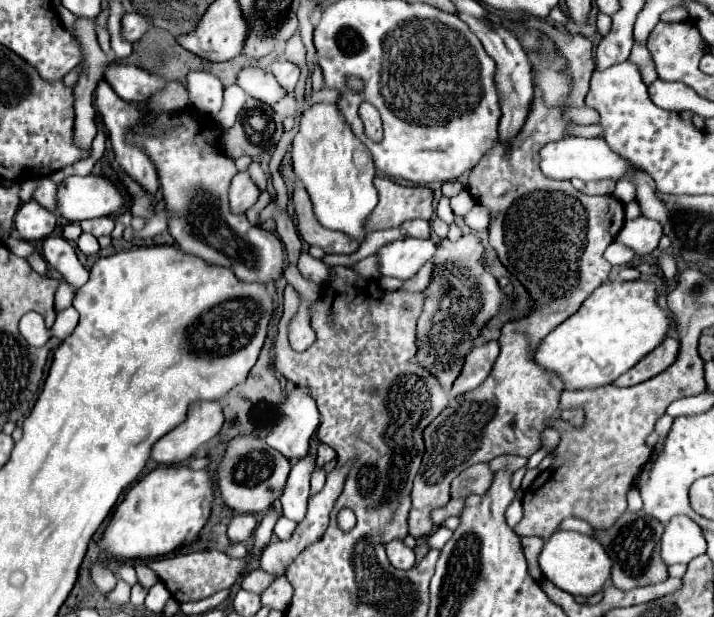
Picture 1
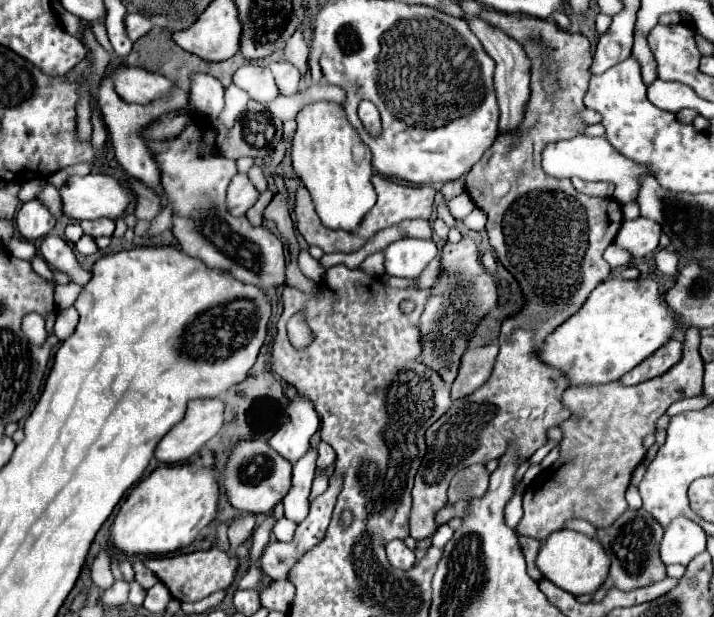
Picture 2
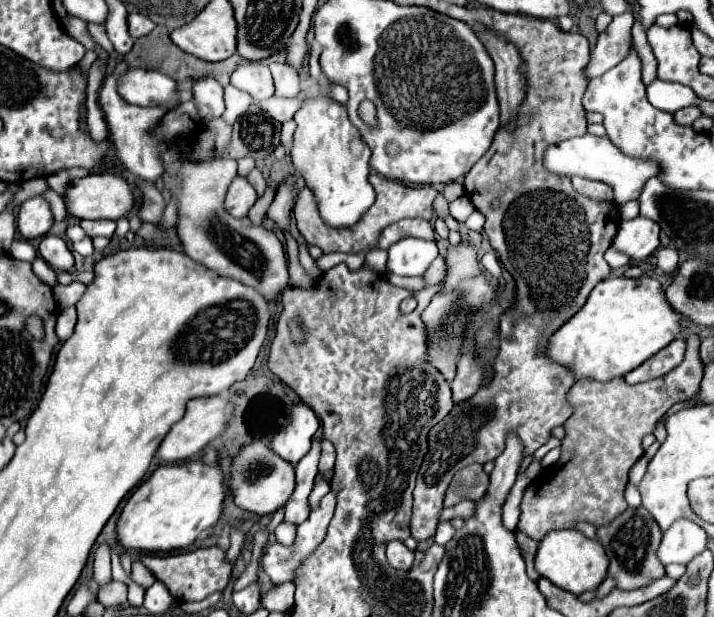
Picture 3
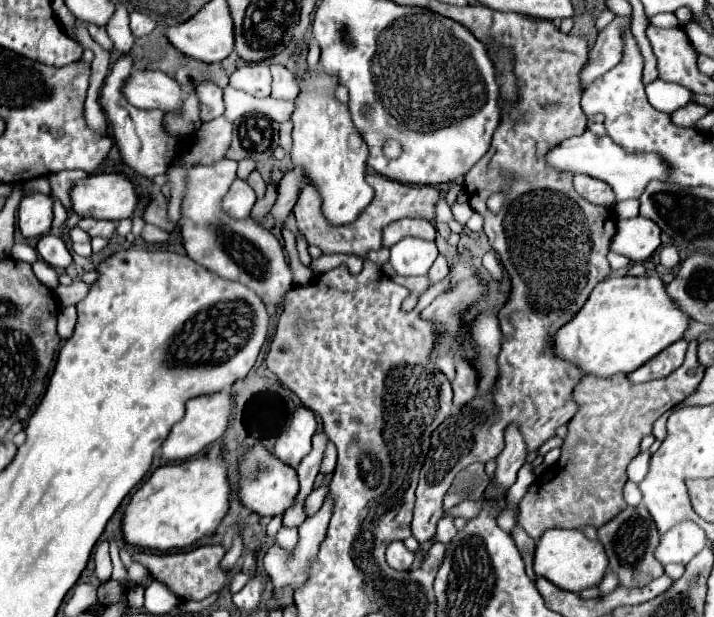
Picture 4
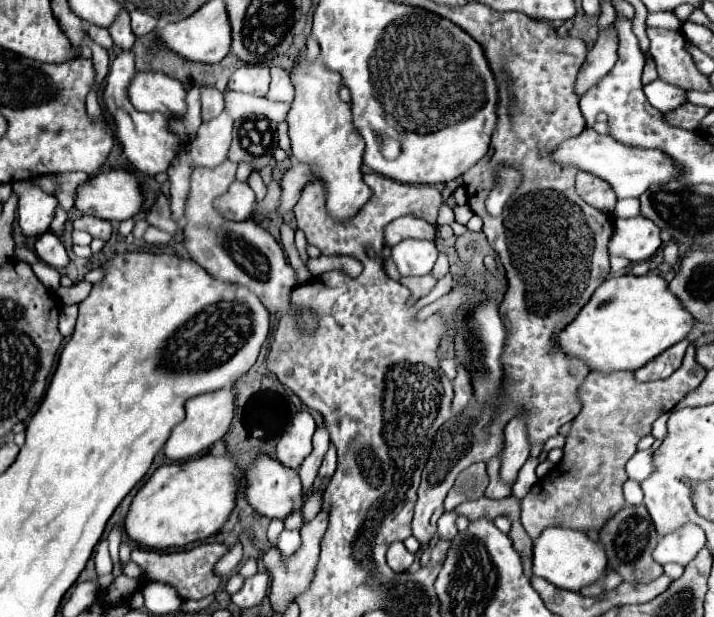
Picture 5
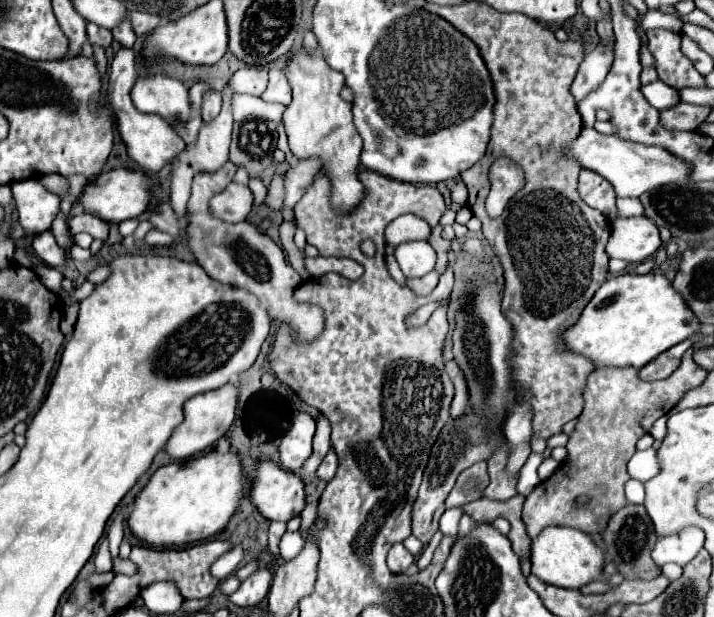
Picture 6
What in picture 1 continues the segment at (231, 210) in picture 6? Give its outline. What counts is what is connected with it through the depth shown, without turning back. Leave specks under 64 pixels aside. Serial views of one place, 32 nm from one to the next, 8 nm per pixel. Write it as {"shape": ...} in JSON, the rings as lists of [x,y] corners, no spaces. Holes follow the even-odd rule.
{"shape":[[[238,172],[230,186],[230,208],[232,212],[246,212],[260,196],[260,188],[256,188],[254,180],[248,172]]]}

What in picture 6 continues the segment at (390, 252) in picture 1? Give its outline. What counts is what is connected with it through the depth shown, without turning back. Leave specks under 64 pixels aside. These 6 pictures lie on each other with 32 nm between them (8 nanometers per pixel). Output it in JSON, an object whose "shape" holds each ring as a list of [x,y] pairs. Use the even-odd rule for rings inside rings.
{"shape":[[[426,240],[402,242],[394,250],[394,258],[406,278],[420,278],[436,264],[436,250]]]}

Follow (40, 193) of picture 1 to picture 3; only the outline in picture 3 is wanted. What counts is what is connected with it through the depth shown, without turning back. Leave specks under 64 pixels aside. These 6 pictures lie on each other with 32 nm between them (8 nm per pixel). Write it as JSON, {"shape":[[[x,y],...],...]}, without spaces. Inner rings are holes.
{"shape":[[[48,188],[44,194],[42,194],[48,202],[50,202],[50,208],[52,208],[52,214],[54,214],[54,220],[60,222],[64,216],[66,216],[66,210],[64,210],[64,200],[58,192],[54,192],[52,188]]]}

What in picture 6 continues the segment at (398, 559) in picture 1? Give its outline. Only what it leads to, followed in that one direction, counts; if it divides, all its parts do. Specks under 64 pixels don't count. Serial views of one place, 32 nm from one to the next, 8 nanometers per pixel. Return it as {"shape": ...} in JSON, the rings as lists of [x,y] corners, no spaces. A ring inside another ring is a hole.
{"shape":[[[394,544],[392,548],[390,548],[390,552],[388,552],[388,568],[392,570],[392,572],[396,572],[396,574],[402,574],[402,572],[406,572],[410,566],[412,566],[412,562],[414,562],[416,558],[404,548],[404,544]]]}

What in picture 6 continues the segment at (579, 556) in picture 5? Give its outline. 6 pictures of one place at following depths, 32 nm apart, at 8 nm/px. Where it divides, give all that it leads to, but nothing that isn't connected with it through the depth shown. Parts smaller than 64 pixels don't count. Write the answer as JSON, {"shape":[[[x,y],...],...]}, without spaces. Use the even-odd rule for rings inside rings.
{"shape":[[[548,526],[532,542],[532,574],[544,580],[546,584],[558,588],[578,590],[594,582],[604,570],[604,550],[592,542],[592,538],[576,528]]]}

